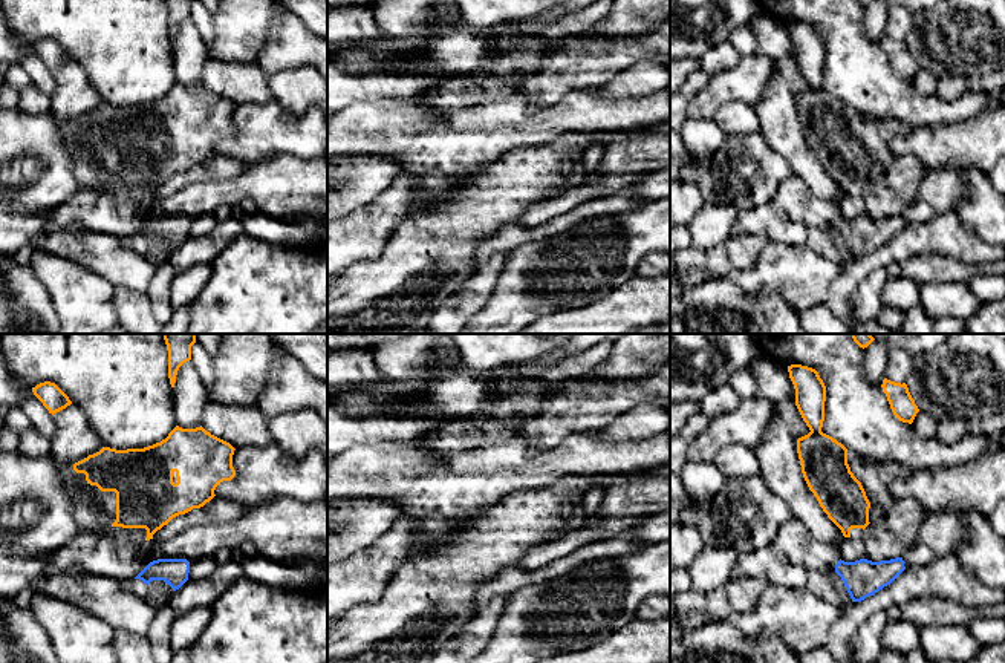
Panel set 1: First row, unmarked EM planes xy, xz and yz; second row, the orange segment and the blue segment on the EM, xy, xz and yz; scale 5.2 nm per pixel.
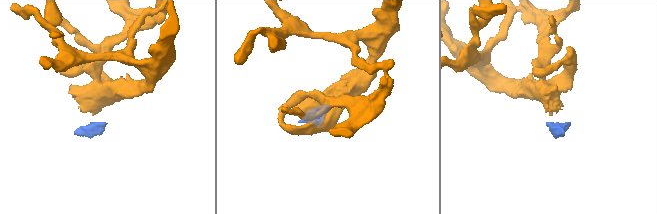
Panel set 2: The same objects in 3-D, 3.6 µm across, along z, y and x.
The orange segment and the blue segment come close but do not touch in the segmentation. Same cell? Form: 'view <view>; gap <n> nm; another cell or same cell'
view xy; gap 110 nm; another cell

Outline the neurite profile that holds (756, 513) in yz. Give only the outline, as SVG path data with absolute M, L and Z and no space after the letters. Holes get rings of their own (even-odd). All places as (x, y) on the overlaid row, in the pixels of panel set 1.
M699 410L670 438L670 525L694 527L705 547L731 547L739 554L772 545L777 531L794 516L760 475L728 481L713 501L688 499L681 481L687 450L708 423Z

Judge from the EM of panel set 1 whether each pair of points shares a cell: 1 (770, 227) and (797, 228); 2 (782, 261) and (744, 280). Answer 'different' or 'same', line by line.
1: same
2: same

